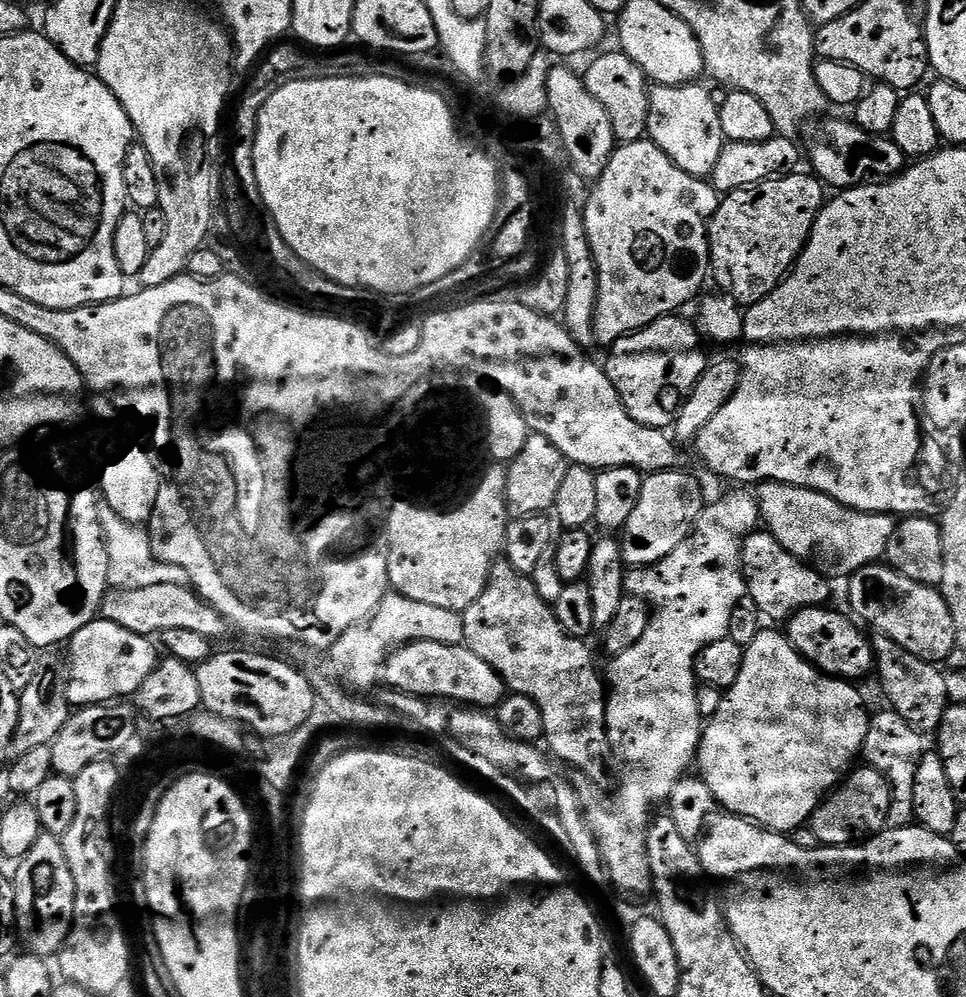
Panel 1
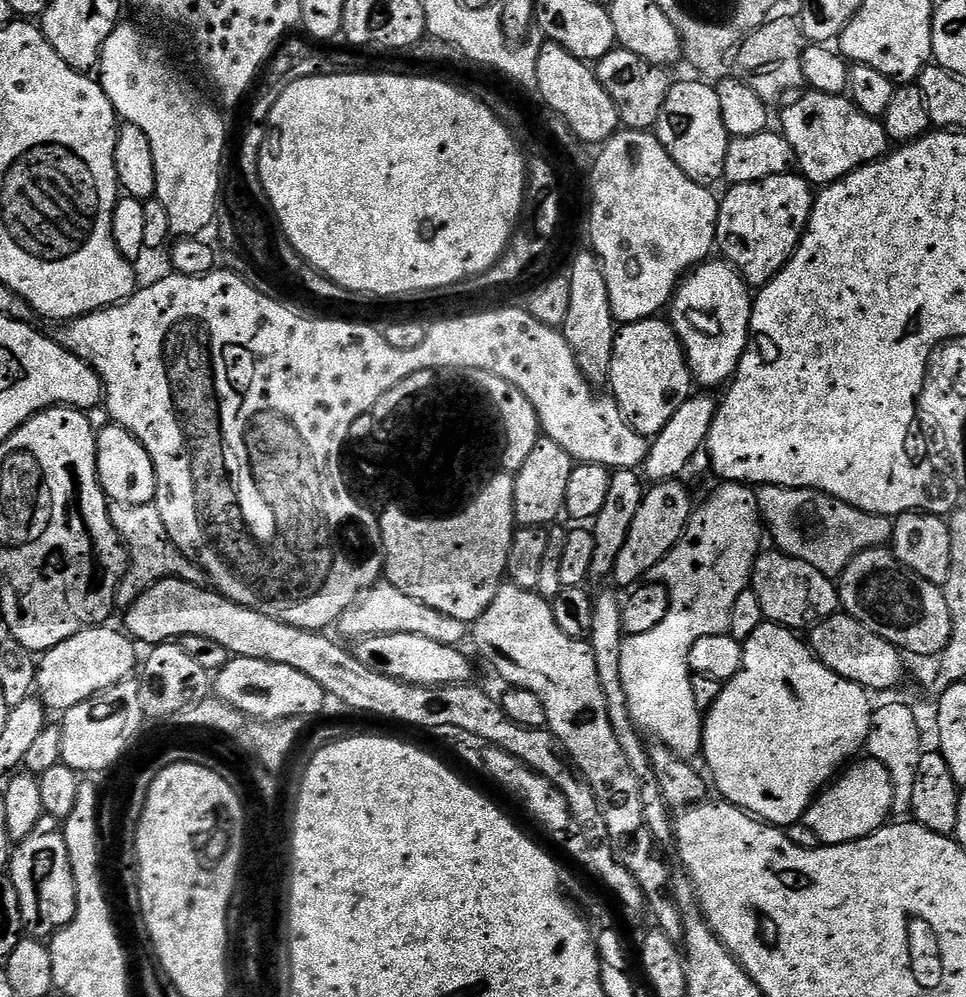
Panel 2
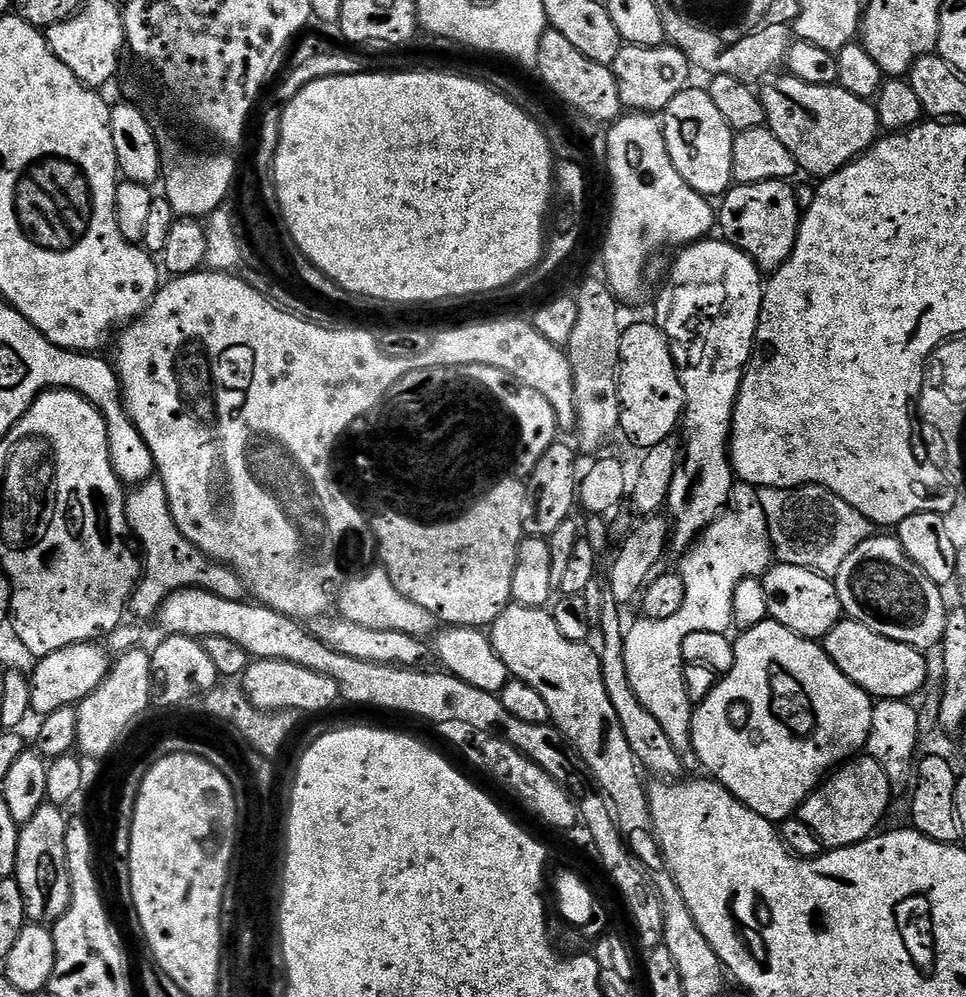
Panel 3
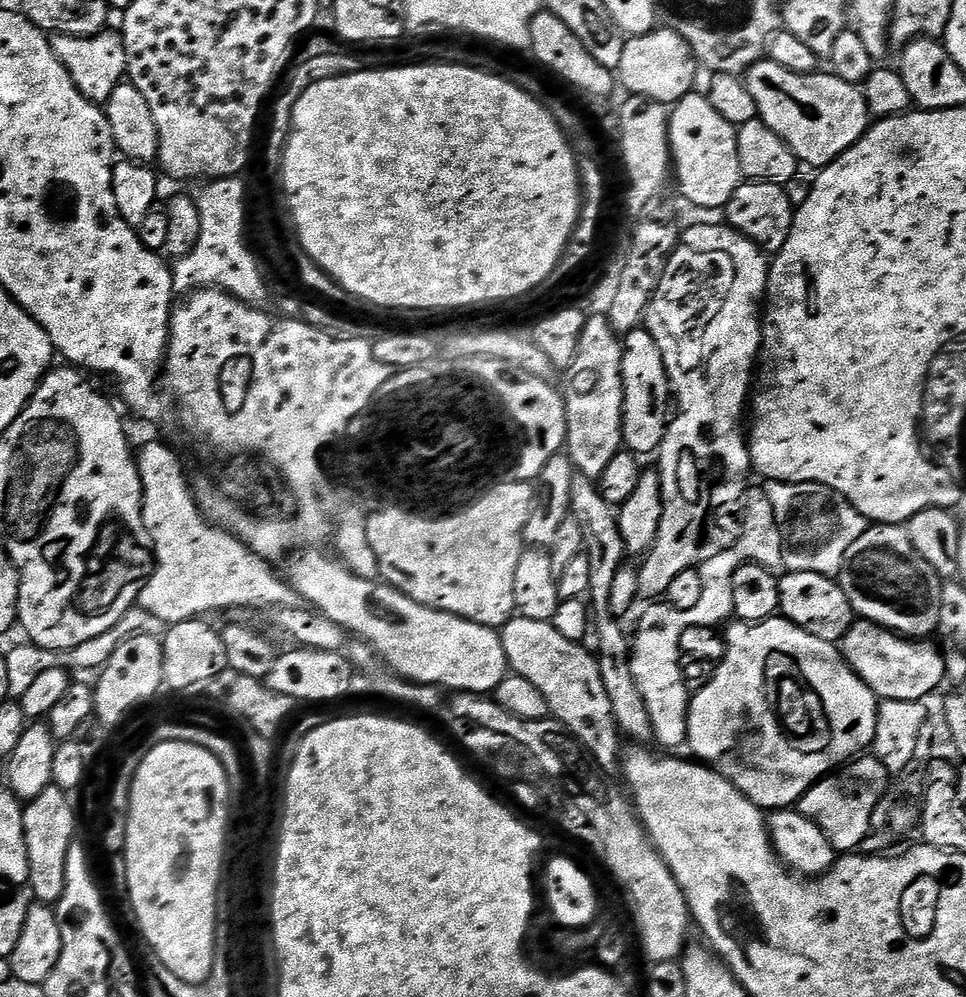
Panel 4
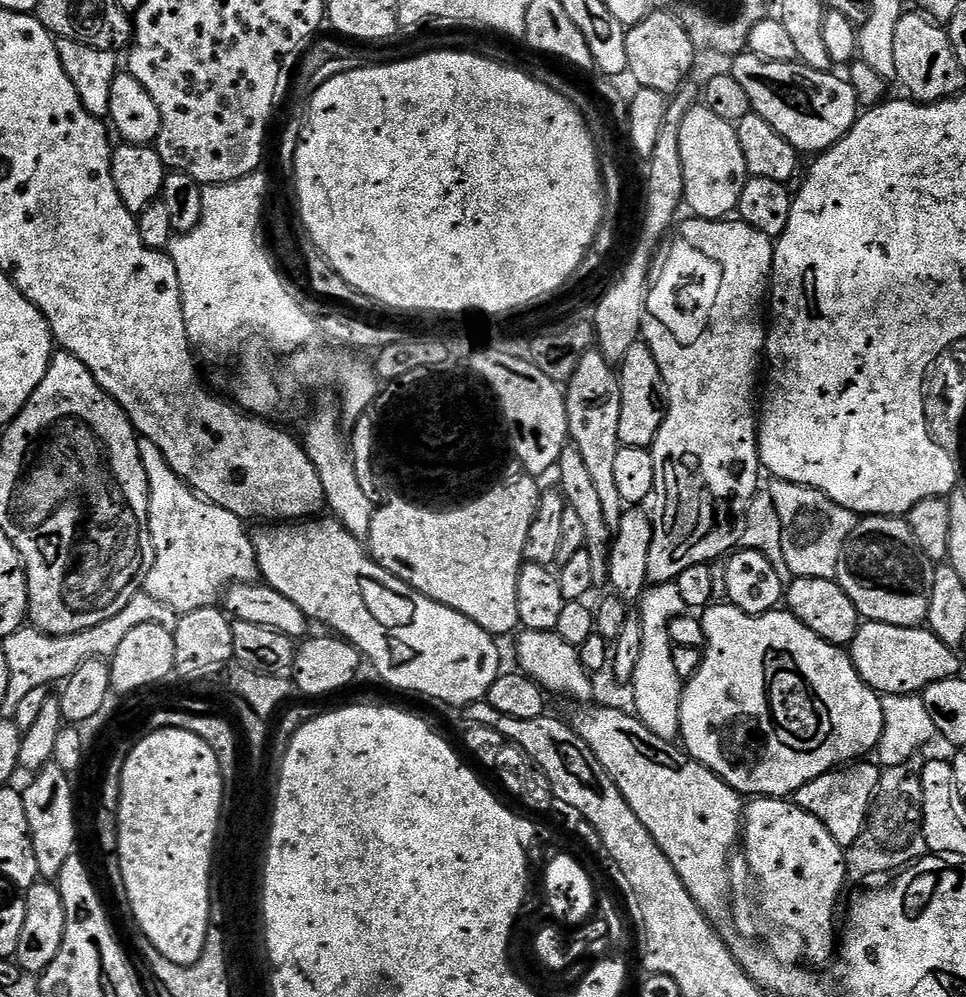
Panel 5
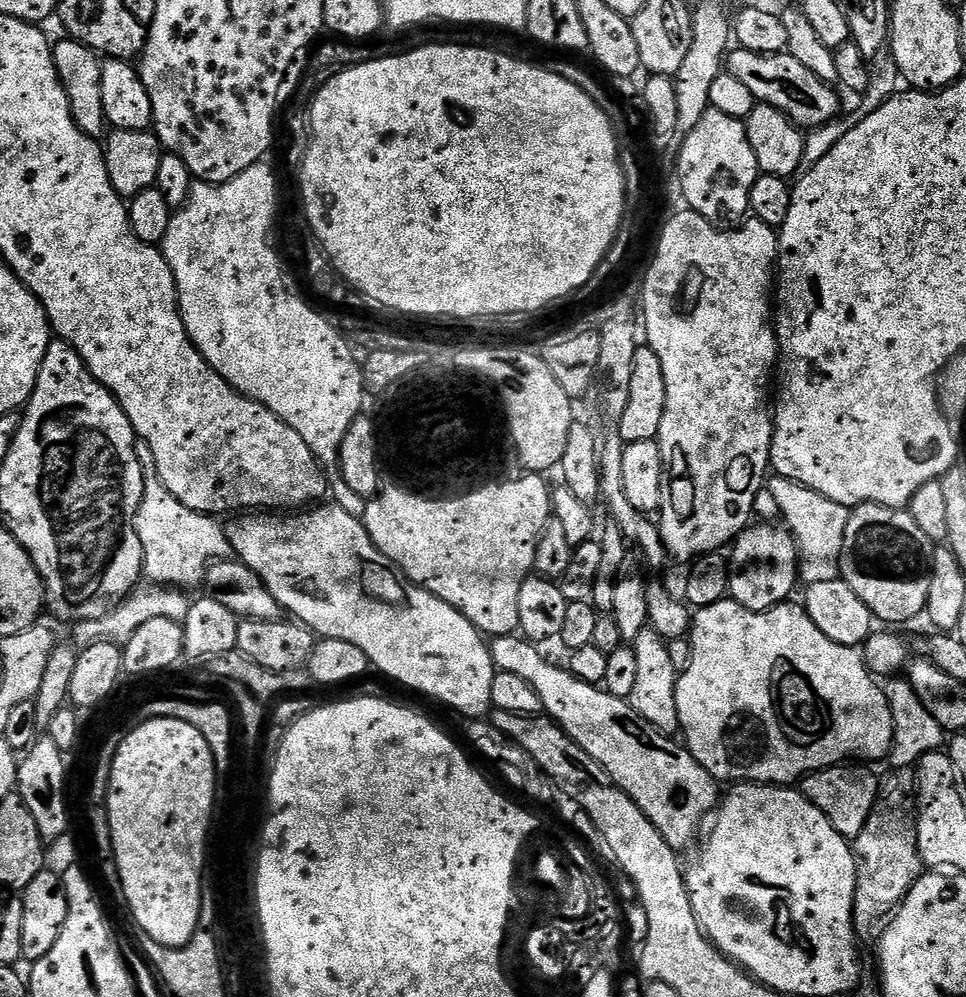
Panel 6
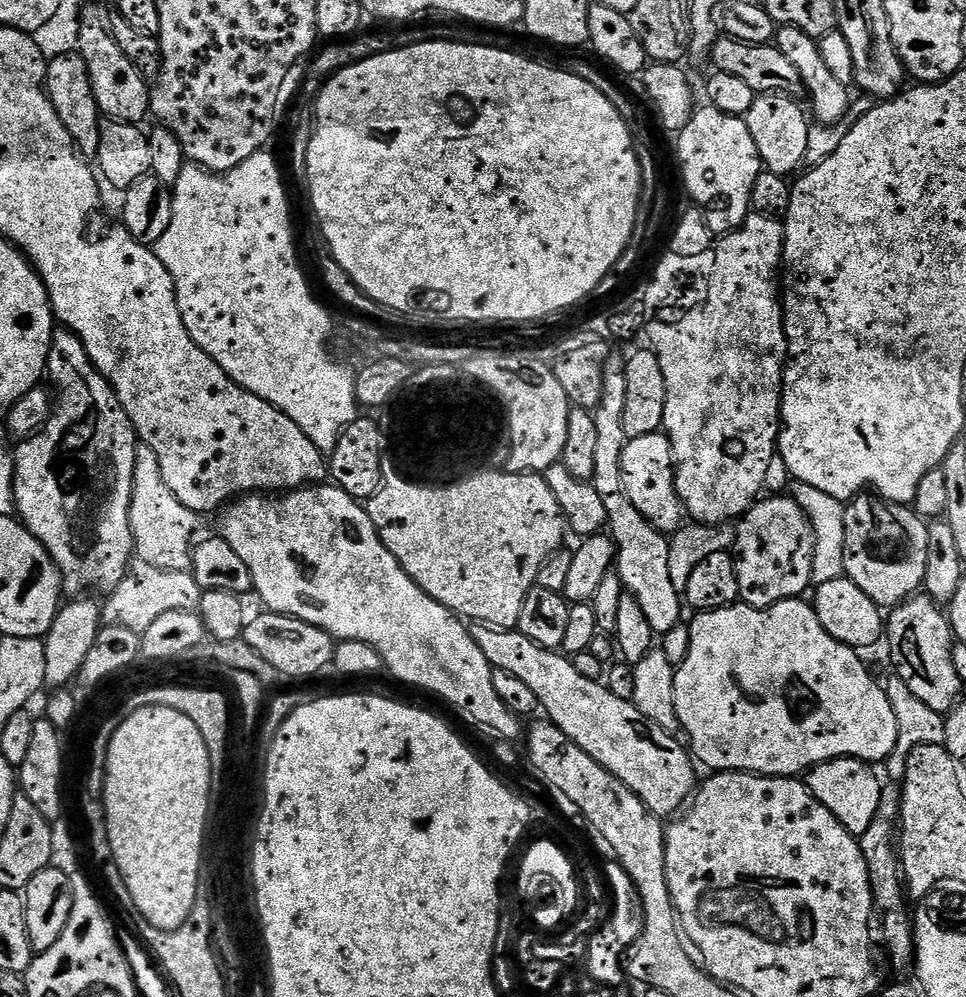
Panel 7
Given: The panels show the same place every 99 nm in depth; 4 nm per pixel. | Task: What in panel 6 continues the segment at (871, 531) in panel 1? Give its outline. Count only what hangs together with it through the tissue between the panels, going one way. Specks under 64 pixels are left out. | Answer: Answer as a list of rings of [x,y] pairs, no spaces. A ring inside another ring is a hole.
[[[777,475],[767,481],[766,490],[774,494],[774,499],[778,501],[783,527],[791,532],[796,543],[800,555],[799,579],[805,585],[840,579],[842,542],[846,542],[846,522],[850,509],[798,482]]]

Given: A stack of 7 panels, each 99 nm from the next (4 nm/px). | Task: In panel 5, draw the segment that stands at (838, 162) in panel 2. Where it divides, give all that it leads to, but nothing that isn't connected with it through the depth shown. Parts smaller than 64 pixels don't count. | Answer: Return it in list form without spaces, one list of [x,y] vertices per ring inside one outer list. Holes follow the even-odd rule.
[[[747,50],[735,57],[731,64],[730,75],[741,84],[742,90],[746,90],[746,98],[750,98],[752,111],[766,118],[766,122],[770,122],[770,126],[774,126],[774,130],[778,130],[778,134],[782,134],[782,138],[786,138],[786,142],[790,142],[790,146],[794,146],[797,153],[819,154],[828,151],[842,138],[846,138],[846,134],[861,115],[862,109],[852,84],[848,83],[843,75],[836,76],[835,71],[819,72],[803,62],[770,62]]]

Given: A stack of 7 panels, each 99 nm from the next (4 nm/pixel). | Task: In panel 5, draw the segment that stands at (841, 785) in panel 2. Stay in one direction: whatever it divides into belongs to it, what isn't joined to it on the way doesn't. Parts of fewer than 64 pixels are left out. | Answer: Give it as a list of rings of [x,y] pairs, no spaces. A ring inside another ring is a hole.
[[[852,762],[834,768],[814,778],[814,782],[806,782],[806,786],[799,788],[794,797],[795,804],[806,810],[806,814],[814,814],[814,818],[818,818],[818,822],[830,830],[830,838],[834,838],[834,842],[838,842],[845,850],[851,846],[854,838],[858,838],[858,834],[862,834],[862,826],[866,826],[870,802],[881,773],[875,763],[864,763],[868,762]]]

